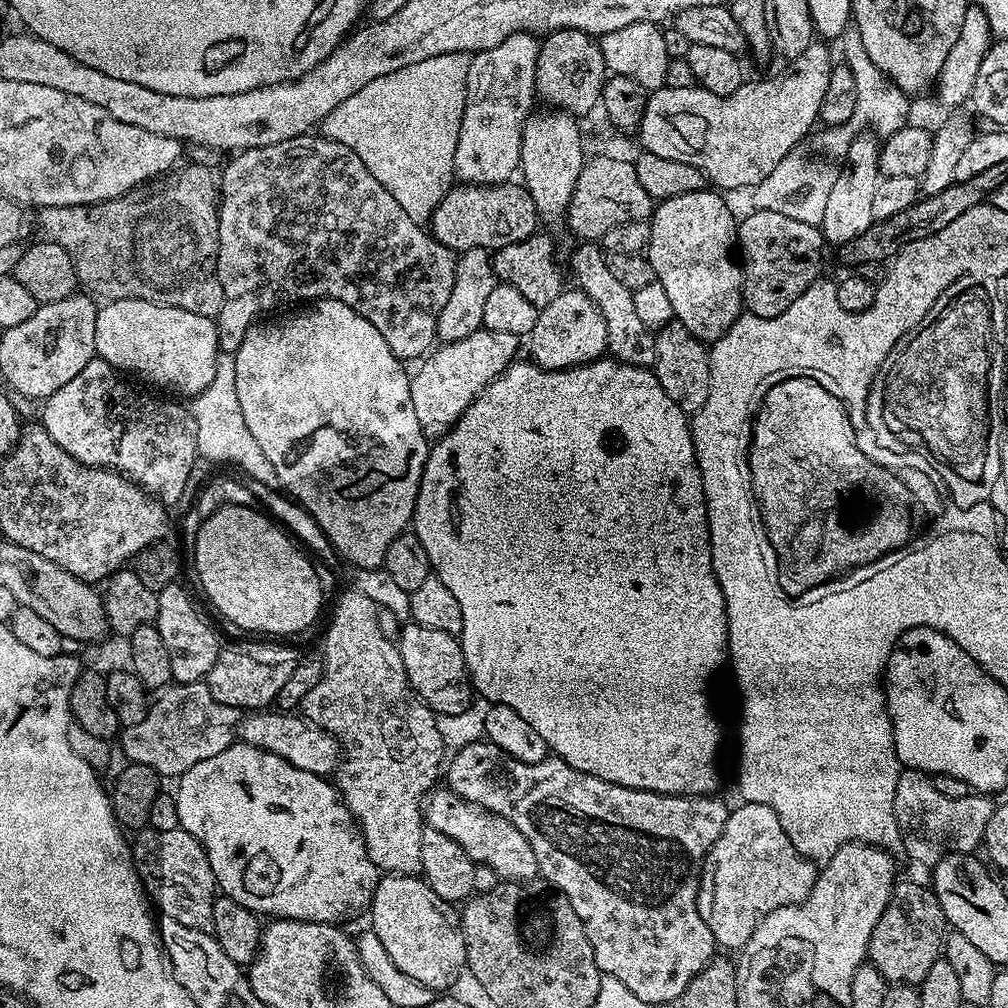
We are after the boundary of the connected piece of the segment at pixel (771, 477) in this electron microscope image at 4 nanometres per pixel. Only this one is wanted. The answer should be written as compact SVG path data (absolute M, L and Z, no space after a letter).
M797 378L794 380L782 380L780 383L776 384L772 389L770 389L766 395L764 395L764 403L760 405L755 417L754 423L752 426L752 438L748 445L748 469L750 470L750 478L752 479L752 495L756 497L756 507L760 514L760 519L762 521L763 527L766 529L766 540L772 543L772 552L776 555L776 577L774 577L774 583L785 596L789 598L795 598L803 594L803 592L809 592L811 588L817 588L820 584L826 584L829 580L835 580L844 575L846 572L852 571L853 568L861 568L867 564L873 564L878 558L887 556L890 552L901 551L909 543L908 540L912 536L912 508L914 512L914 501L909 495L909 491L906 490L906 486L902 486L902 482L898 482L897 473L895 471L887 472L880 464L875 464L858 445L844 444L840 445L840 440L848 440L852 436L852 431L854 431L854 425L851 420L844 418L841 419L842 422L840 425L836 425L832 421L832 404L834 405L834 397L831 392L828 391L827 387L822 384L816 383L815 380L811 378Z

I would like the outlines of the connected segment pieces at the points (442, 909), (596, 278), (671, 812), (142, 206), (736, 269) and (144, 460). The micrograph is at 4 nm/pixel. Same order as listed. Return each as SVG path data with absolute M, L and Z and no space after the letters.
M381 875L374 890L371 912L370 930L378 934L386 954L390 954L398 970L410 974L410 978L422 982L422 986L433 990L448 988L459 978L460 971L465 971L466 942L460 926L460 912L438 898L419 875Z
M580 242L577 245L572 252L572 272L576 275L574 284L592 299L594 306L598 306L598 314L602 314L602 322L606 324L607 355L635 368L652 368L656 362L656 337L653 329L639 320L631 290L610 274L606 253L599 243Z
M487 738L451 753L446 764L446 786L466 803L506 818L510 826L518 826L526 842L530 842L534 858L538 858L539 875L574 906L601 973L618 978L642 1002L656 1006L679 1001L694 974L717 955L718 945L710 926L702 922L695 899L680 900L680 887L692 868L692 860L703 861L722 826L726 826L730 808L719 800L719 795L668 796L664 792L618 786L574 770L559 758L533 764L518 762L518 758L510 758Z
M188 162L185 168L180 166L175 169L176 184L170 185L169 188L160 188L157 192L150 193L149 196L140 197L136 196L140 194L129 194L120 196L116 200L106 200L103 204L41 208L38 212L40 228L44 231L43 235L47 239L54 241L58 246L62 246L66 250L66 254L70 254L70 258L74 262L77 281L83 287L85 284L89 288L85 289L93 297L104 302L110 300L145 300L162 306L174 306L182 310L190 310L190 314L202 314L215 318L222 309L222 286L218 282L218 274L216 273L216 259L218 258L218 176L215 171L212 173L210 169L208 164Z
M716 190L678 194L678 198L659 201L650 217L652 229L646 253L650 266L662 290L670 297L670 306L675 319L690 330L699 340L715 342L734 326L744 308L744 273L734 249L738 244L738 220L732 217L728 204Z
M94 358L66 382L54 394L43 401L44 417L42 423L45 430L78 462L88 464L92 468L110 468L123 472L130 480L136 481L145 492L156 497L165 505L175 505L182 498L182 488L189 477L190 468L194 466L198 450L198 426L194 426L194 414L191 407L182 405L172 398L159 400L156 396L139 396L125 377L106 361Z

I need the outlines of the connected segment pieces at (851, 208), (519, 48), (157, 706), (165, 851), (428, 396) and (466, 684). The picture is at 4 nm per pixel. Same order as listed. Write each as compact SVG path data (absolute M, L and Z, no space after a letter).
M860 134L856 141L846 148L848 160L848 176L837 175L834 186L830 186L830 194L826 198L826 214L818 218L818 227L824 233L824 239L829 245L839 246L866 234L868 227L874 223L870 209L870 201L874 199L874 186L878 179L880 163L880 144L872 134Z
M531 32L510 34L506 42L475 53L468 61L466 102L462 110L462 126L458 130L458 150L454 150L454 176L468 186L507 184L517 175L522 154L522 130L533 111L536 95L536 67L540 40Z
M173 682L157 696L160 697L149 703L146 718L119 737L119 747L123 748L128 762L150 766L162 778L179 778L190 766L198 766L198 762L222 754L222 750L234 742L242 719L241 709L218 702L214 694L210 694L207 683Z
M145 827L143 830L137 831L135 836L136 841L133 839L130 844L132 859L136 862L136 873L140 875L140 881L144 883L144 891L154 901L155 907L163 915L180 922L182 926L211 933L214 926L214 906L212 903L216 901L218 885L204 845L199 844L186 829L181 827L174 830L154 830Z
M481 326L474 334L470 334L470 338L458 338L458 342L449 344L441 343L435 351L425 355L419 361L420 369L416 373L413 371L410 376L410 402L414 402L414 415L418 417L418 426L422 426L422 434L432 442L445 436L456 425L458 418L462 418L465 410L480 397L482 390L486 390L490 382L497 380L513 364L519 348L521 351L521 337Z
M415 622L401 628L398 647L402 666L406 666L406 678L421 702L437 716L462 714L472 704L474 689L459 639L446 634L446 630L430 630L430 626Z

